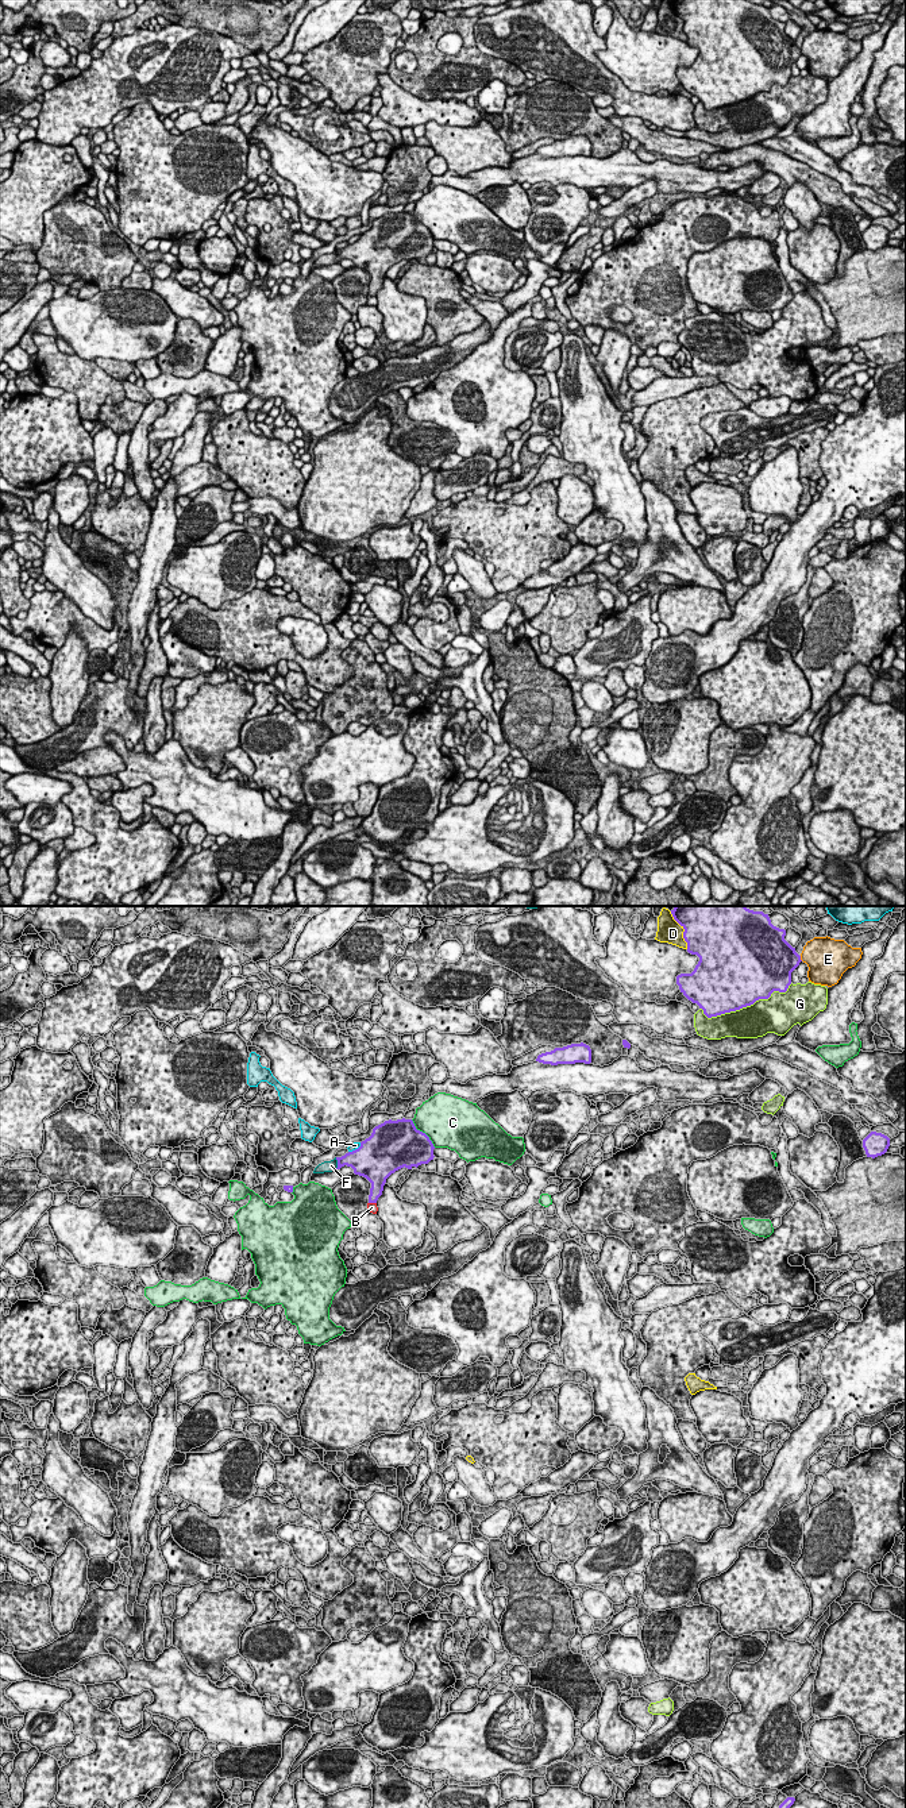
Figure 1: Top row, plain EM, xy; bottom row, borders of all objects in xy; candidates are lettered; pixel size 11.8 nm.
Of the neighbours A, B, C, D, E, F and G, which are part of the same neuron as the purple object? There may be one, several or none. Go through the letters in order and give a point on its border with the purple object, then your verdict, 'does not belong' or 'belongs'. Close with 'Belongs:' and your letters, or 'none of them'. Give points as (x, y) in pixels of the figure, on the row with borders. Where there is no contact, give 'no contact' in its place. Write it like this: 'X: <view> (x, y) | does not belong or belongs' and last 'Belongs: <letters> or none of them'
A: xy (355, 1149) | does not belong
B: xy (373, 1202) | belongs
C: xy (421, 1132) | does not belong
D: xy (685, 931) | does not belong
E: xy (800, 959) | does not belong
F: xy (338, 1163) | does not belong
G: xy (745, 1006) | does not belong
Belongs: B

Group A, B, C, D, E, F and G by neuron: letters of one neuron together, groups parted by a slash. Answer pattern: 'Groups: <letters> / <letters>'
Groups: A / B / C / D / E / F / G

